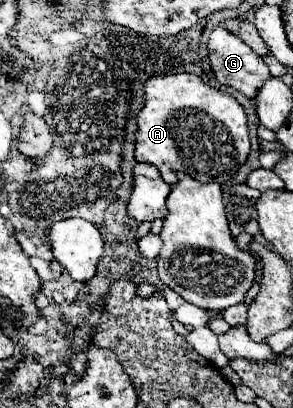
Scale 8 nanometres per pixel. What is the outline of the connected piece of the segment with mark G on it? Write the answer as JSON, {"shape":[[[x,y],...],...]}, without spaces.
{"shape":[[[215,27],[209,33],[209,41],[207,41],[207,49],[209,49],[209,63],[211,63],[211,71],[215,75],[215,81],[219,85],[229,85],[237,91],[241,91],[245,97],[253,99],[259,91],[259,87],[263,85],[265,79],[271,77],[267,65],[263,63],[261,55],[257,55],[249,45],[245,45],[239,37],[235,37],[233,33],[229,33],[223,27]]]}

